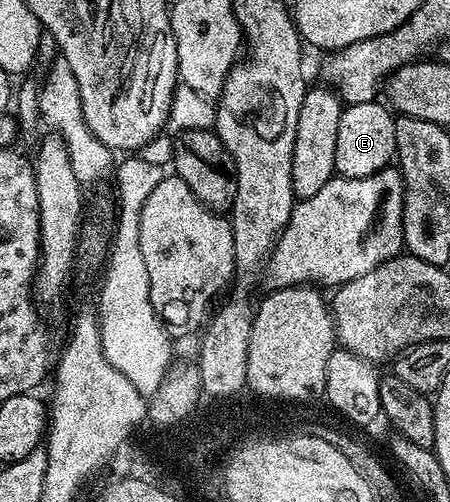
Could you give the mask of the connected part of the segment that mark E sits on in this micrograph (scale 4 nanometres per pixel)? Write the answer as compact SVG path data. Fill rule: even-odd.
M374 101L371 103L351 103L348 104L342 110L341 116L339 117L339 129L335 132L335 172L340 178L343 179L358 179L359 177L371 177L375 173L379 173L385 167L390 166L394 162L396 156L396 143L395 143L395 123L396 118L394 112L390 110L384 102Z

